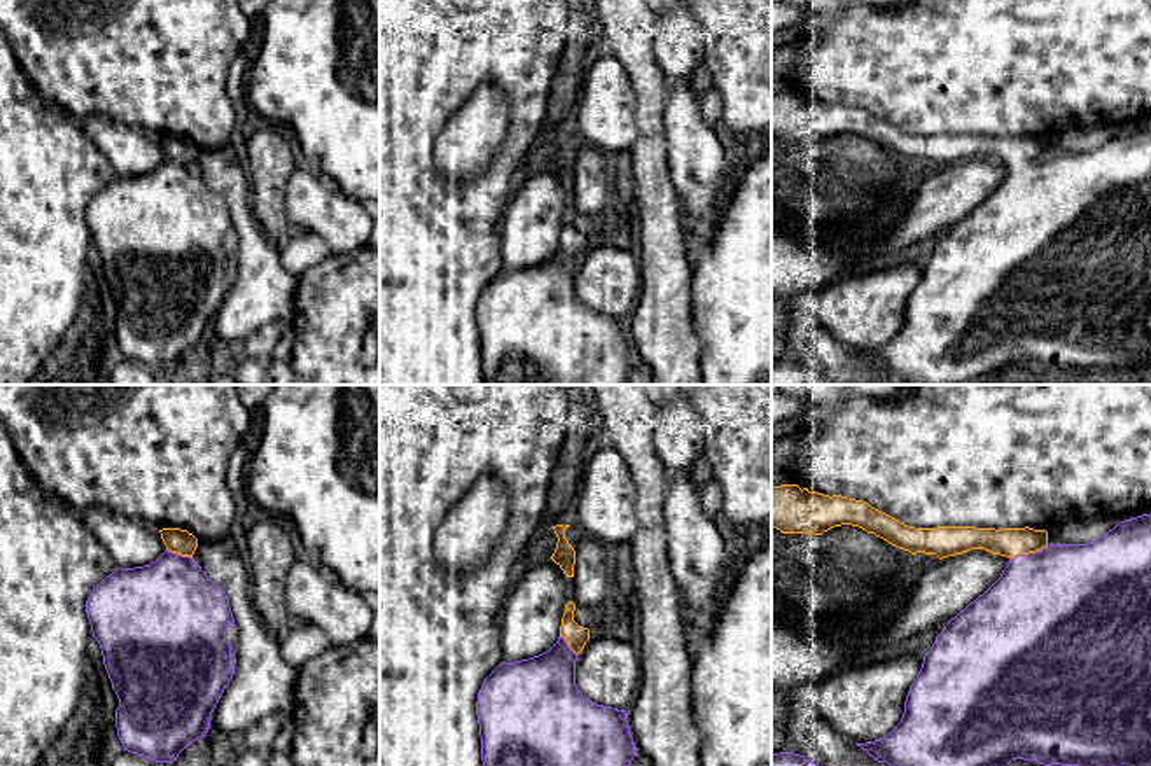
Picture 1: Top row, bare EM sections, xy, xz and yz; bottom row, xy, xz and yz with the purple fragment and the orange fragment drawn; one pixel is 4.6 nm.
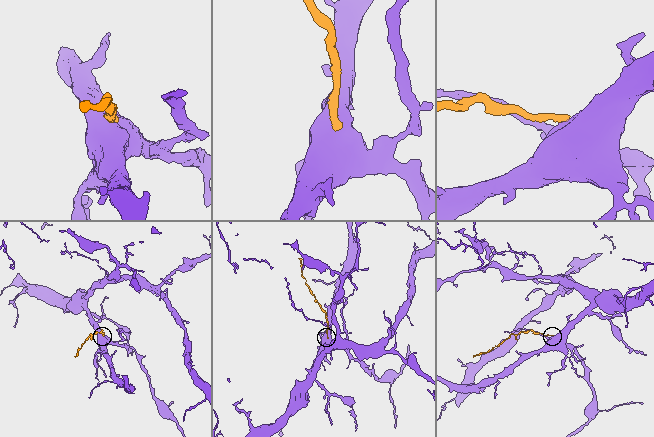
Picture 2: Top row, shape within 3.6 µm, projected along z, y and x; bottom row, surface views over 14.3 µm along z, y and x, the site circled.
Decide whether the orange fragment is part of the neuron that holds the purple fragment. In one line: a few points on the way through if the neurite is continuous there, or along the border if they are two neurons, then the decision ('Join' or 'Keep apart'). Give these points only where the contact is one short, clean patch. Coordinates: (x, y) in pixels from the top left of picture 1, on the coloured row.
Path across: yz (1048, 604), (1029, 553), (1020, 544), (1010, 543). Join

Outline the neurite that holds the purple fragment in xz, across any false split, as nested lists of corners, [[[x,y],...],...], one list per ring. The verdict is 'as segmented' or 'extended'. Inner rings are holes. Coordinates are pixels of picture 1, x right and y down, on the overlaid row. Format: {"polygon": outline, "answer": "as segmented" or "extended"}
{"polygon": [[[569,602],[558,642],[546,652],[500,663],[483,682],[476,715],[483,766],[630,766],[637,747],[626,710],[589,701],[576,686],[576,659],[589,640],[589,630],[574,621]]], "answer": "extended"}

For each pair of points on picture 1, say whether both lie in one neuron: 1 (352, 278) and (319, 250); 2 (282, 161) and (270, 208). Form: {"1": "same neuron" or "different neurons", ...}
{"1": "different neurons", "2": "same neuron"}

